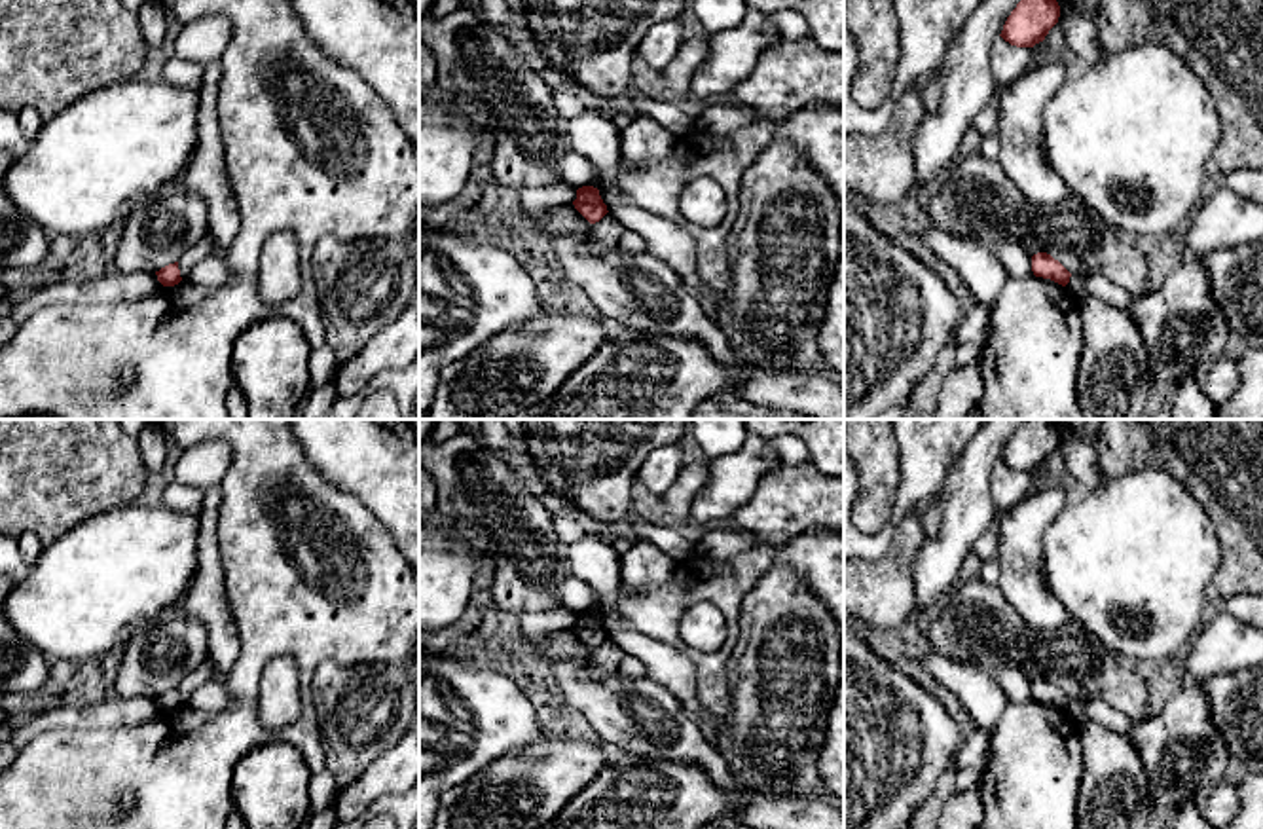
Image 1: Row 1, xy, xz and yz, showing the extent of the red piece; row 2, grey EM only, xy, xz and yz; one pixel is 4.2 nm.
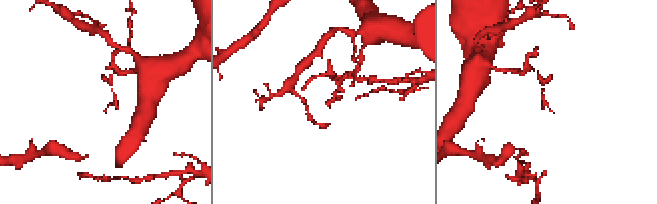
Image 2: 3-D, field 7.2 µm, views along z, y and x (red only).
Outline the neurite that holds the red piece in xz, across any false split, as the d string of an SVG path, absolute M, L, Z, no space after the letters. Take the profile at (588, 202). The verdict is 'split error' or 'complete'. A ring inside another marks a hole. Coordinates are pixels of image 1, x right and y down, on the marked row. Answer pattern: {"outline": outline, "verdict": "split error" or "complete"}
{"outline": "M594 186L578 188L573 205L590 224L599 222L609 212L599 190Z", "verdict": "complete"}

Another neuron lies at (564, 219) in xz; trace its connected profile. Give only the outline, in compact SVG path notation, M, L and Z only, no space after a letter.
M558 205L540 214L525 212L537 233L550 235L584 235L592 224L575 209L575 205Z

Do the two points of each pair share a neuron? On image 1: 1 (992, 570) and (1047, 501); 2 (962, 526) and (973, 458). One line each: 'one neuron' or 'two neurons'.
1: two neurons
2: one neuron

